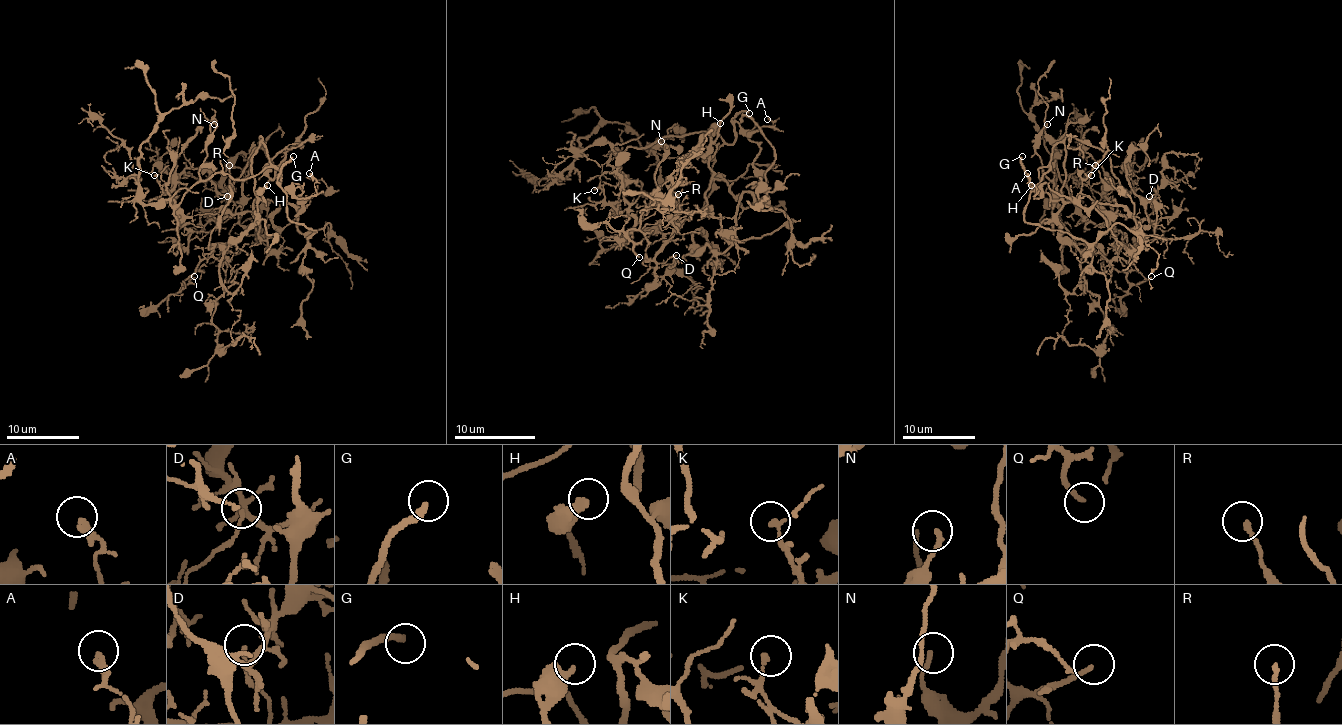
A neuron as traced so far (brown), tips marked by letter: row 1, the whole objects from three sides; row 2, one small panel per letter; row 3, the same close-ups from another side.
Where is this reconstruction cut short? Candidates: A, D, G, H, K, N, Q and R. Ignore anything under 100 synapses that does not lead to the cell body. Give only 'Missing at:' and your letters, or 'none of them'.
Missing at: G

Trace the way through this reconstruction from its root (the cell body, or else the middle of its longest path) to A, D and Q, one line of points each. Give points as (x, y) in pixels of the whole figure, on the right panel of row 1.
A: (1049, 167), (1031, 189), (1040, 193), (1038, 198), (1035, 198), (1037, 189), (1027, 173)
D: (1049, 167), (1053, 147), (1062, 142), (1066, 202), (1088, 195), (1100, 211), (1153, 220), (1157, 211), (1149, 196)
Q: (1049, 167), (1053, 147), (1062, 142), (1066, 178), (1058, 235), (1080, 251), (1095, 244), (1133, 284), (1151, 276)

